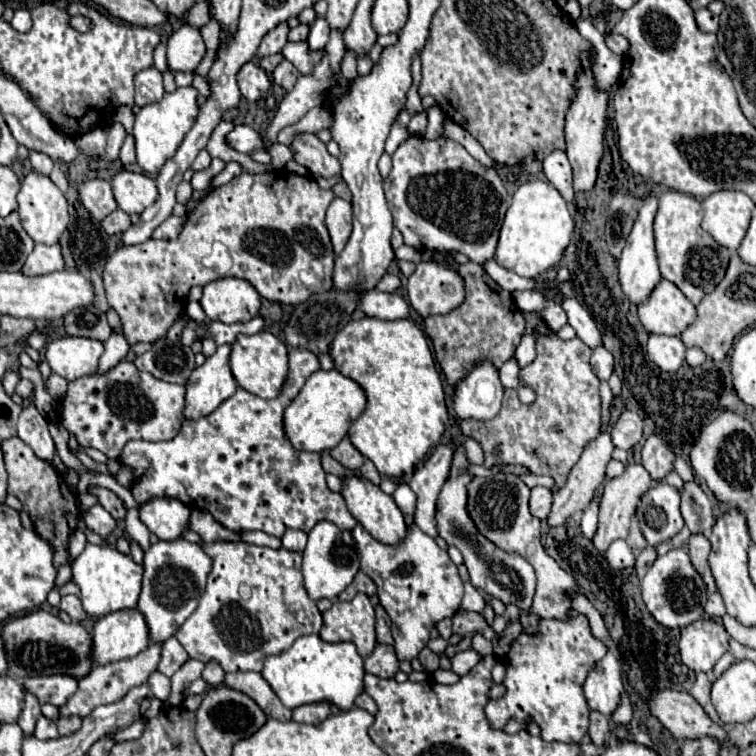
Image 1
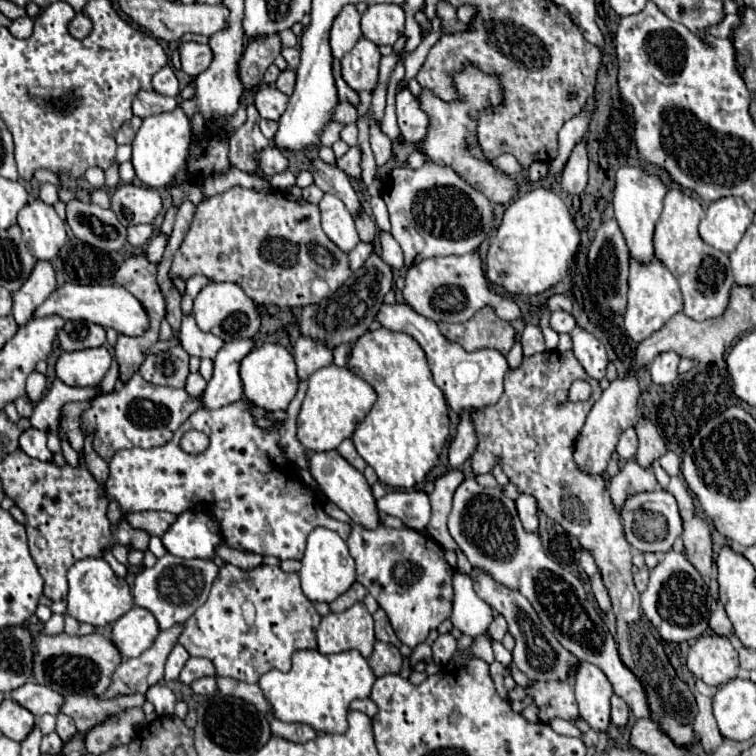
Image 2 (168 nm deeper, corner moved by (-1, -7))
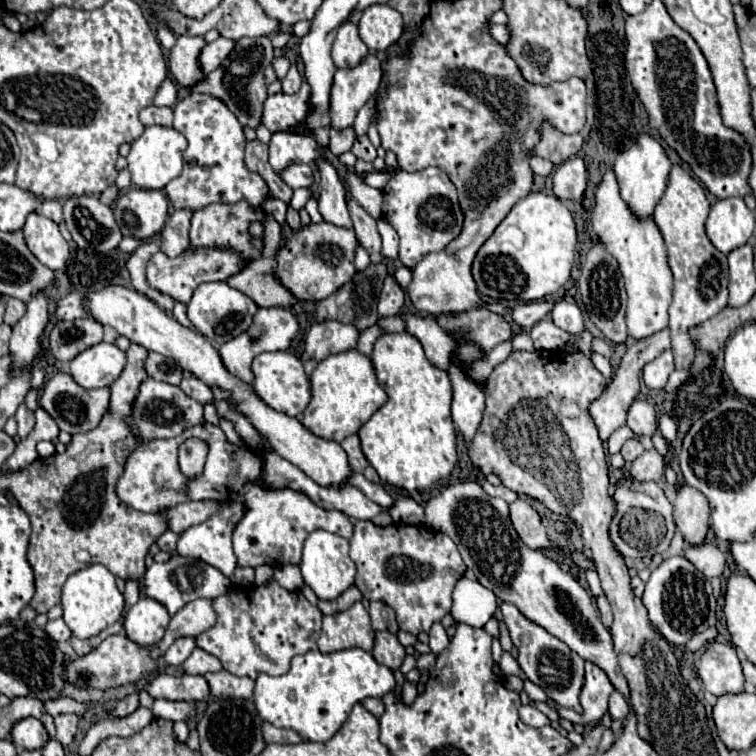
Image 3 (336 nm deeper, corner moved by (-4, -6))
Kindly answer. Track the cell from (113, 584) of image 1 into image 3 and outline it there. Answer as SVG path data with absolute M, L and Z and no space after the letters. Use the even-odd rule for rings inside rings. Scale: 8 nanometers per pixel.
M90 564L84 570L74 572L62 586L64 622L76 638L98 636L106 626L114 624L124 614L124 598L116 586L116 576L102 564Z

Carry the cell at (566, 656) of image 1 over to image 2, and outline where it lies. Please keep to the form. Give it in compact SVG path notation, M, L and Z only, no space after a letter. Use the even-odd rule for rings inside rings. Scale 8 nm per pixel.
M577 665L571 667L571 675L567 675L563 683L533 681L531 685L523 687L525 695L533 699L535 707L539 709L539 721L549 723L551 719L565 719L573 723L579 717L575 701L575 675Z

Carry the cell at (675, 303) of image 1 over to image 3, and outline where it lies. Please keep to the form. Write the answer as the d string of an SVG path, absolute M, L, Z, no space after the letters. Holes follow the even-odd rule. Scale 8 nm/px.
M608 168L602 182L596 186L596 204L590 218L592 230L598 242L606 246L606 252L618 260L628 304L626 304L626 326L632 340L648 338L668 326L668 308L672 304L672 272L666 260L664 238L654 222L654 218L638 218L634 210L622 200L616 174Z

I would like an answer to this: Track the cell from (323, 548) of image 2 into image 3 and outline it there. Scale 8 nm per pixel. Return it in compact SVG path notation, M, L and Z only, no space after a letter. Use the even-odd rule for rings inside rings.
M314 530L314 534L310 534L308 540L304 542L304 556L300 562L300 570L304 582L314 590L318 598L322 600L338 598L338 594L350 588L356 578L356 566L348 556L348 540L338 534L330 534L326 530Z

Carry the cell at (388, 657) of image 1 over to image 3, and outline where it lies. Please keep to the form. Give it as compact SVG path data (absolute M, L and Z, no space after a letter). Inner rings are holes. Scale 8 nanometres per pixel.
M382 630L382 632L376 632L372 656L376 658L376 662L388 666L390 670L398 670L406 652L404 652L404 646L398 642L396 634Z

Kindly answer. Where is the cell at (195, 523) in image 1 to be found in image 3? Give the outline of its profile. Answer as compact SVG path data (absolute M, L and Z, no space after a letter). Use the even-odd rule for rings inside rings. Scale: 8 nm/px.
M258 566L256 568L256 586L264 586L266 582L272 582L272 576L274 574L274 570L272 570L272 566Z

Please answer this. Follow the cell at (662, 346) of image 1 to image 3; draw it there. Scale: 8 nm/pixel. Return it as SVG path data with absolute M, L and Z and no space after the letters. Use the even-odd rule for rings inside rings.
M664 350L658 358L642 368L642 380L650 390L662 390L670 372L674 370L674 358L670 350Z

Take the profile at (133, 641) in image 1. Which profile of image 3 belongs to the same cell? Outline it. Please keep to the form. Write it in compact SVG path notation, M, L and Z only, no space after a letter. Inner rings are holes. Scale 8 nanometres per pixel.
M142 596L128 612L124 630L130 640L142 646L154 646L162 640L166 626L170 624L168 610L154 598Z

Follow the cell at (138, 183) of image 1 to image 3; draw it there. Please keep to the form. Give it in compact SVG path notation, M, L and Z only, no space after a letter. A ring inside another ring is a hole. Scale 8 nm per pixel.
M132 188L114 202L114 216L122 236L150 240L164 228L168 218L168 198L160 190Z

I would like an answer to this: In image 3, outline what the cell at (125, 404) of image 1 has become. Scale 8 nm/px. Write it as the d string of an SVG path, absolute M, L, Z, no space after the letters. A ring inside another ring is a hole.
M148 378L140 386L140 394L134 400L134 414L128 418L130 428L138 436L140 442L150 442L158 438L174 438L182 434L182 430L190 426L198 426L204 422L204 406L186 396L178 386L158 382L154 378Z

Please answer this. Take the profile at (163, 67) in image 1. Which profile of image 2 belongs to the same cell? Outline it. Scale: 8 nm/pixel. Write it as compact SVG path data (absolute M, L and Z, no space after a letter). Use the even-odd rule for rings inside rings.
M165 65L163 69L159 69L153 77L153 89L161 95L167 97L177 97L179 95L179 81L173 73L173 69L169 65Z

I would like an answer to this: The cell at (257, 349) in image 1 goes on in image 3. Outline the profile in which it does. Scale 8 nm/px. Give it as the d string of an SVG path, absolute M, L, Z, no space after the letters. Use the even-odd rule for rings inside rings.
M264 352L254 358L252 372L256 376L252 388L270 408L284 412L288 416L300 416L306 410L312 392L310 392L310 380L304 372L300 358L296 358L290 352Z

